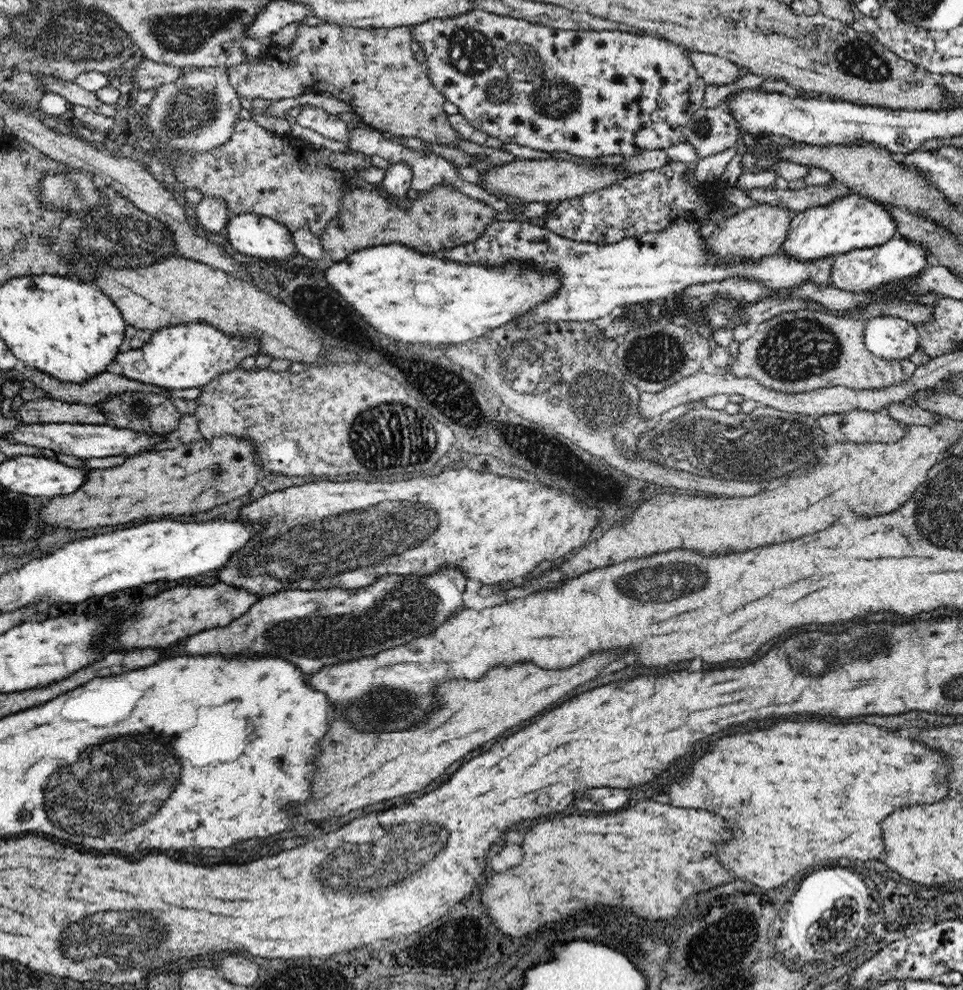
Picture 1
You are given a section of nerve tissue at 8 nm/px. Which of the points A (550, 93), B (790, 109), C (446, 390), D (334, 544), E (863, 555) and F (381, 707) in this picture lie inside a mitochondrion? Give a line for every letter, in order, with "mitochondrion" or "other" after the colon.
A: mitochondrion
B: other
C: mitochondrion
D: mitochondrion
E: other
F: mitochondrion

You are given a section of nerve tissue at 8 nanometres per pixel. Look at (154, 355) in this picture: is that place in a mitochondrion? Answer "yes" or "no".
no

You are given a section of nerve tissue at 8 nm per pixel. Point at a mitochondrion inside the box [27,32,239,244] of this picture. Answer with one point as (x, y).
(190, 109)

